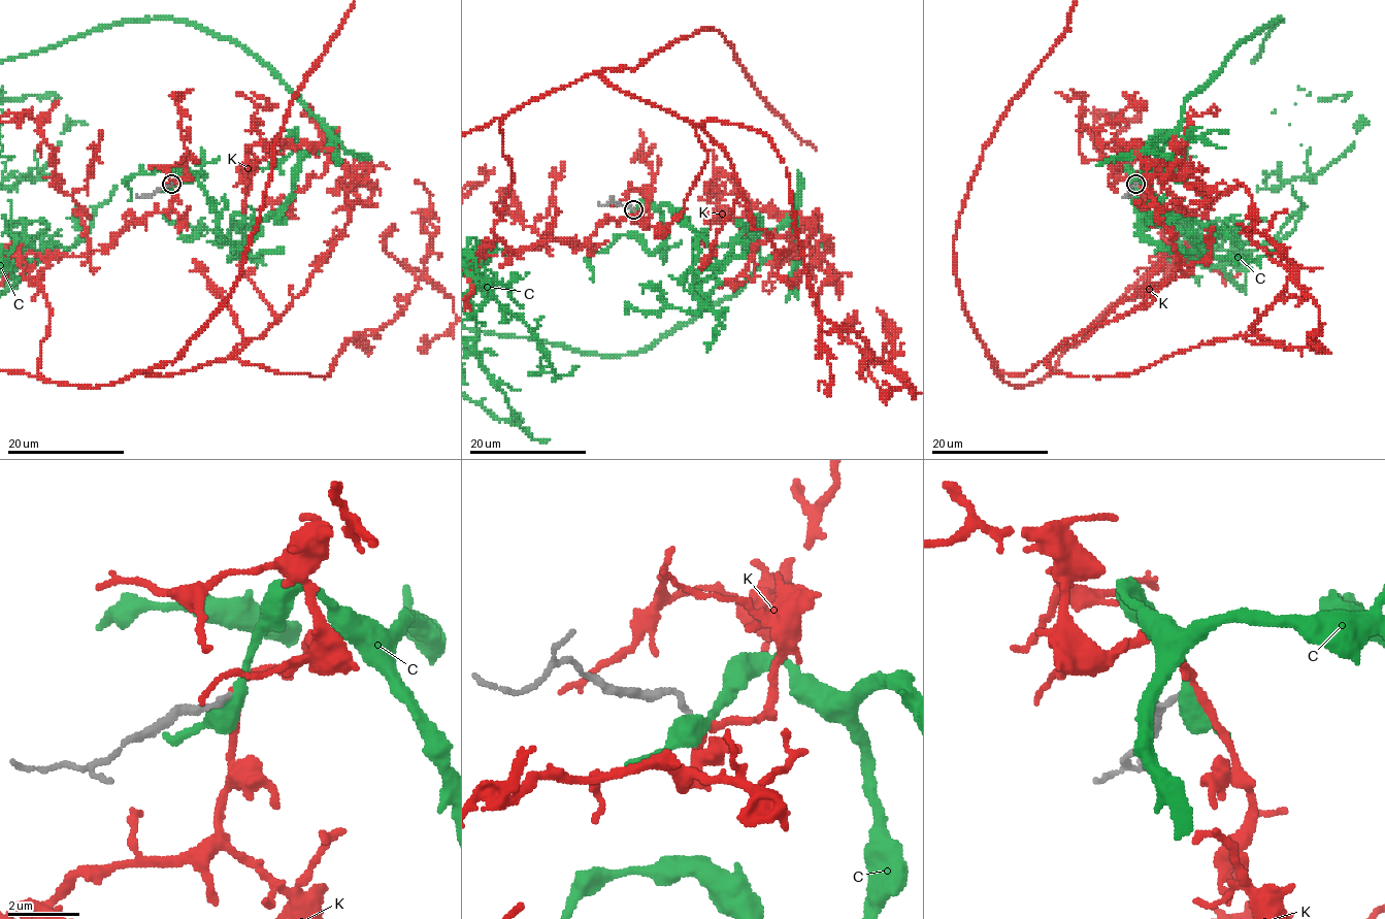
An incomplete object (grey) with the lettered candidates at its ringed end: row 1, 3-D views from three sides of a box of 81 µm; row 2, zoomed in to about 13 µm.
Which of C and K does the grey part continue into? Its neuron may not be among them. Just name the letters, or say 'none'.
K

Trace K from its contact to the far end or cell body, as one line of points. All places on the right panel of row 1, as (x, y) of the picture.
K: (1136, 184), (1178, 264), (1011, 385), (961, 299), (956, 223)

